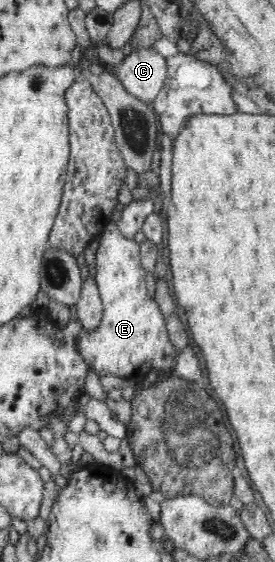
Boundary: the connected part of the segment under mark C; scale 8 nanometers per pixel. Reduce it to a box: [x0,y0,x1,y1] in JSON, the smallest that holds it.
[114,47,167,104]

